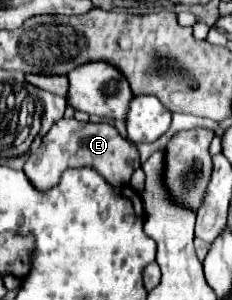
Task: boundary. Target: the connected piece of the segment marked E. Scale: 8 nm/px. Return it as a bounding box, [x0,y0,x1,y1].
[24,118,140,190]

